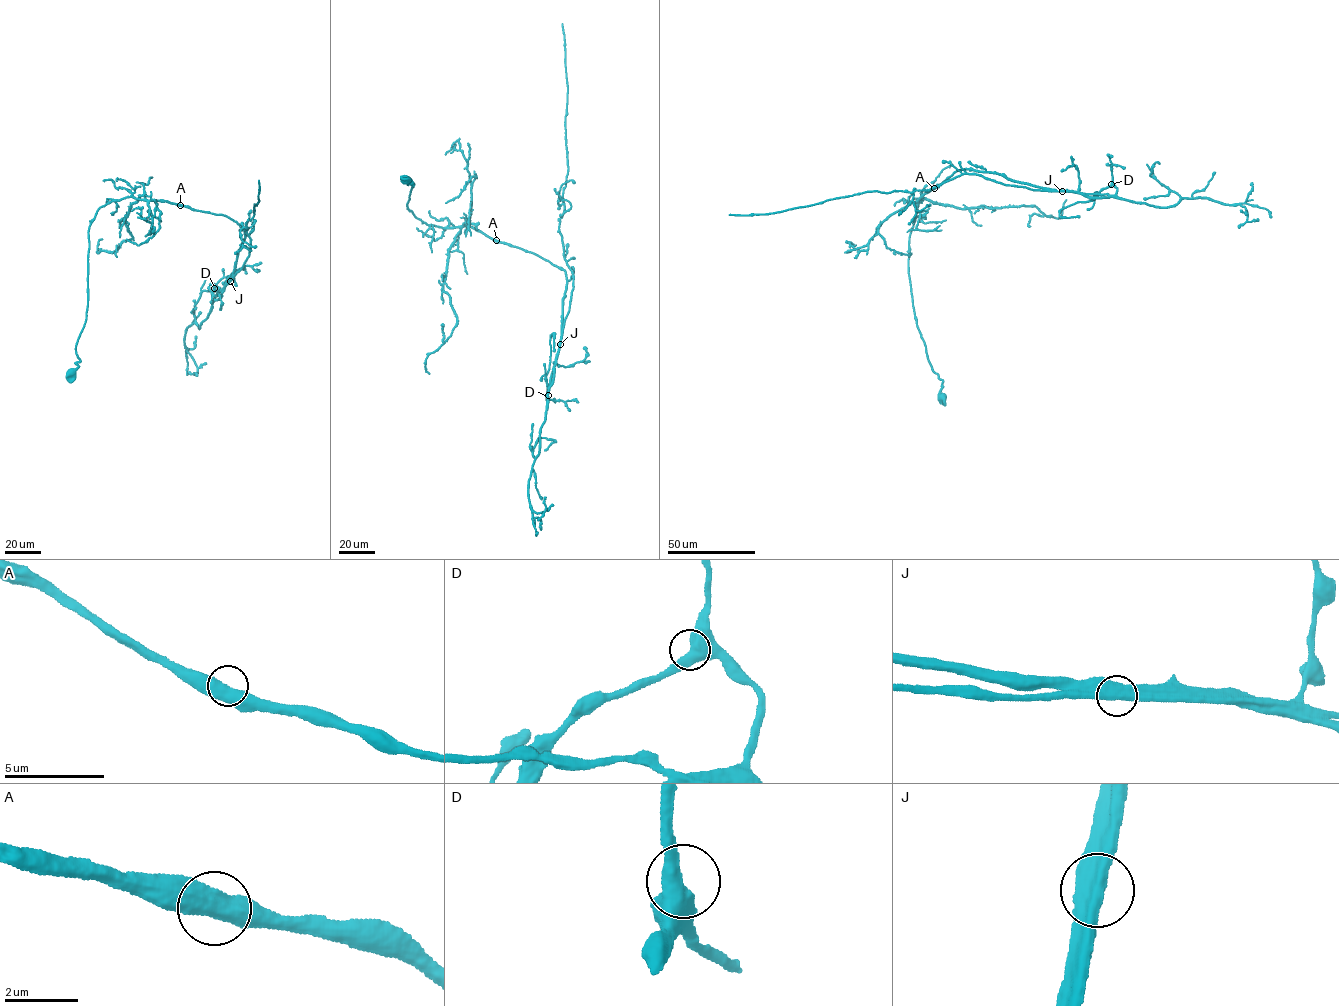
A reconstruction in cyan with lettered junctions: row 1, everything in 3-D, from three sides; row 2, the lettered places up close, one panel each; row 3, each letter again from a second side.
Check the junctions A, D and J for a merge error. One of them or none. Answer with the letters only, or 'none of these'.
J

